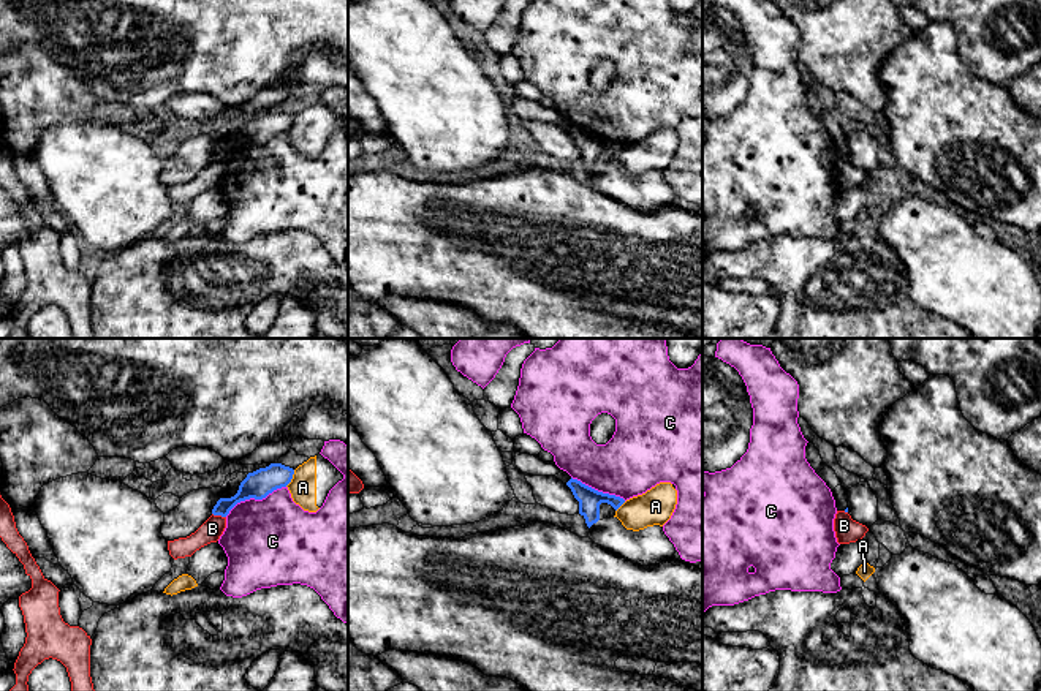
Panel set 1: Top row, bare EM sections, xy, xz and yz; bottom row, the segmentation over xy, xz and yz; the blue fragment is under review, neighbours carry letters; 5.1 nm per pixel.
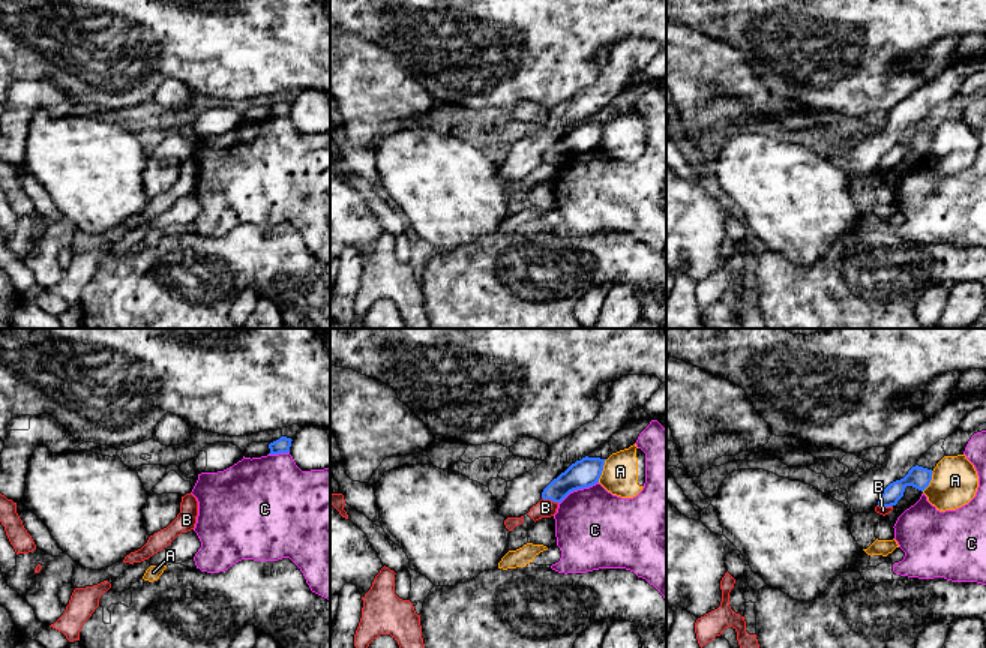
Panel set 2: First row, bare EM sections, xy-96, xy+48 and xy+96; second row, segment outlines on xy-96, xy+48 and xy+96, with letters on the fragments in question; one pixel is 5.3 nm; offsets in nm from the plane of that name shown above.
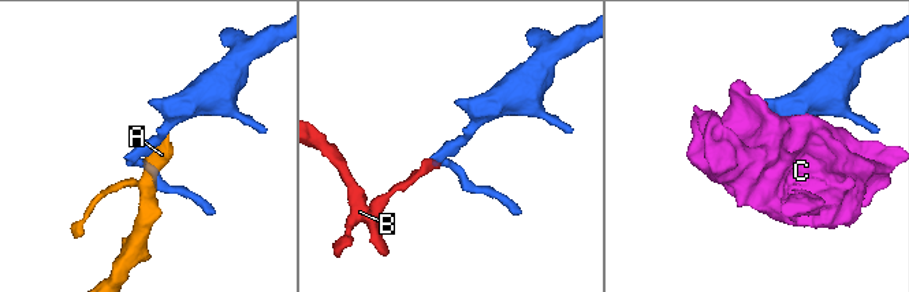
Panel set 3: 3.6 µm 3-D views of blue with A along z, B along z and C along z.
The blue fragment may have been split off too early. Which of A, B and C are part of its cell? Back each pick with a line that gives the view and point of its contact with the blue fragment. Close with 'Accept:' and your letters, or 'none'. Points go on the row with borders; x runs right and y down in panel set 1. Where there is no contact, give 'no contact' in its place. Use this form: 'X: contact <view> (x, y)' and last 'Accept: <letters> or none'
Accept: none

